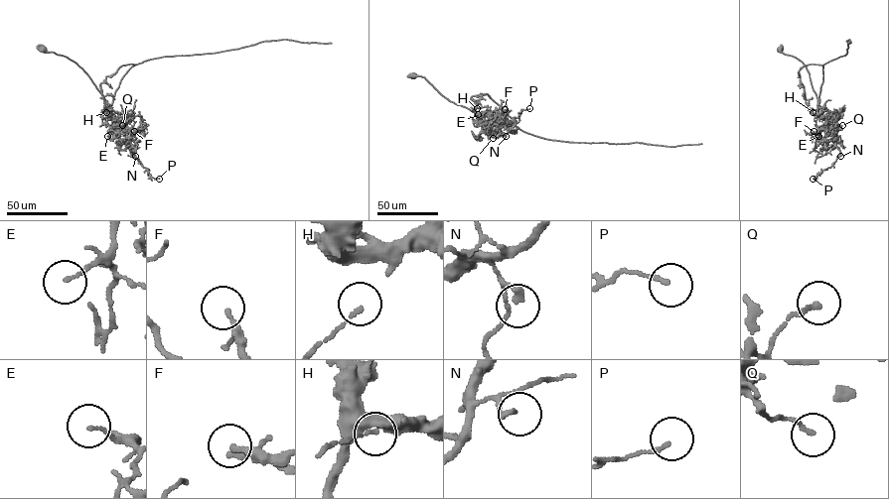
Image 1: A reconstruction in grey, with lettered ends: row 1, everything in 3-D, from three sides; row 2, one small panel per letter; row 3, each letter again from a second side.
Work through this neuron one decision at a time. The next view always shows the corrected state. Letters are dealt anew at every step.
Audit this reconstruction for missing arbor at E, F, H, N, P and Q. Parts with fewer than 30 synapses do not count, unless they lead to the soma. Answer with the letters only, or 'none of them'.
none of them

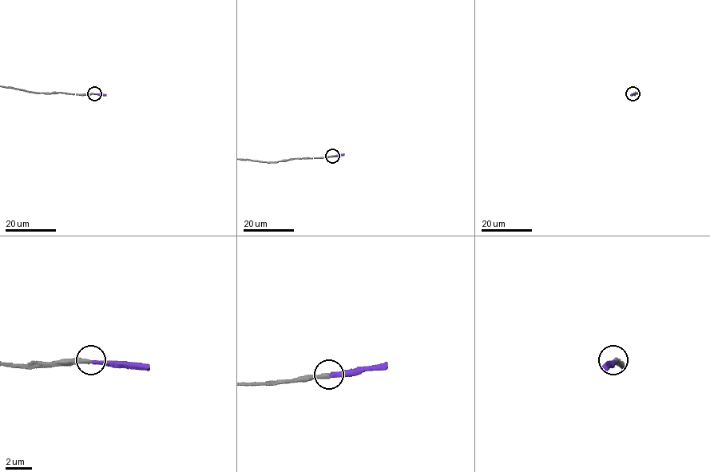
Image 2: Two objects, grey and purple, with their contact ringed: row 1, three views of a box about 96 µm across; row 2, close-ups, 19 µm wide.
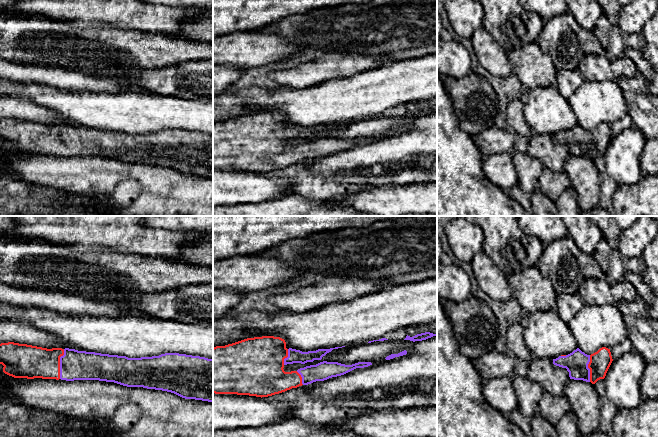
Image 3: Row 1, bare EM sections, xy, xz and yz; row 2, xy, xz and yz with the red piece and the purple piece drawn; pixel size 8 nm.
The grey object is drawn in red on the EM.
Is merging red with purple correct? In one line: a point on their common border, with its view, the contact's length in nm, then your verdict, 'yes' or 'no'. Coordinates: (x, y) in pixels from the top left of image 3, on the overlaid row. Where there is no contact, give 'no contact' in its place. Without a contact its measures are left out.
meets red in xy at (59, 364); contact 240 nm long; yes

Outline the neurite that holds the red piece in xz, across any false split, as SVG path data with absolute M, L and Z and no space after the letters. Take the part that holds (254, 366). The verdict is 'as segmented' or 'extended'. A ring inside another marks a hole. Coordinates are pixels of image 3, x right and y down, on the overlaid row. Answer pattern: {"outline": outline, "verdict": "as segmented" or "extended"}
{"outline": "M274 336L216 346L213 348L213 393L268 397L372 365L371 362L345 365L323 361L297 371L285 372L283 369L287 364L321 360L338 348L342 347L302 352L287 349L285 340Z", "verdict": "extended"}

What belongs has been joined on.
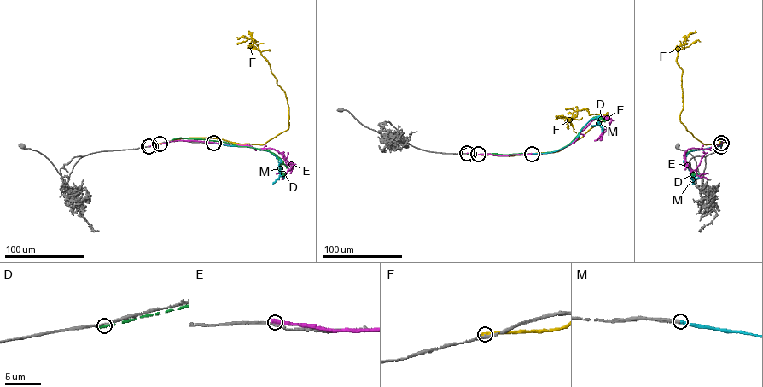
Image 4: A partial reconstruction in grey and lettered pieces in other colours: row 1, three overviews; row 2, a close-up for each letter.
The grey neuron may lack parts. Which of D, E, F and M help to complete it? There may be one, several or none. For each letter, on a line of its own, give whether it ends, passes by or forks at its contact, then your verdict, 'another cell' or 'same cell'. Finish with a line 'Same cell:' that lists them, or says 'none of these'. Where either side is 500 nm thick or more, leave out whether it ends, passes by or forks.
D: it ends | another cell
E: another cell
F: it ends | another cell
M: it ends | same cell
Same cell: M

